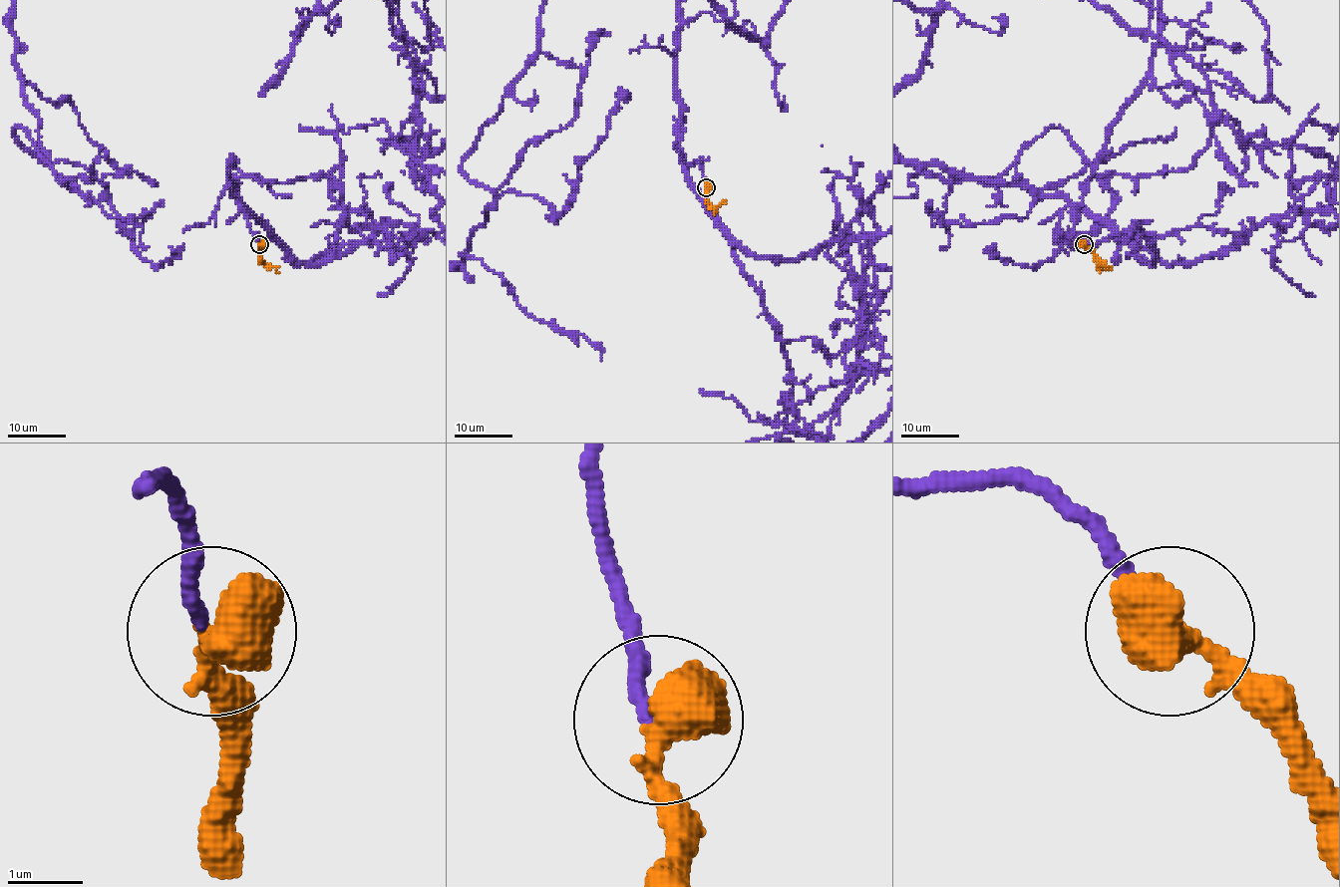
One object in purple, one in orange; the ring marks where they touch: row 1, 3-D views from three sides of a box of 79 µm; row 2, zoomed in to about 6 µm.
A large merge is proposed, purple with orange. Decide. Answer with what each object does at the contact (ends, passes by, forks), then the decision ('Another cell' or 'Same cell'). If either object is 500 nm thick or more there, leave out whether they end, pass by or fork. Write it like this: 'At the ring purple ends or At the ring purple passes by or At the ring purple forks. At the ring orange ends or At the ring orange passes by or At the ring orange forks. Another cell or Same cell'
Same cell

